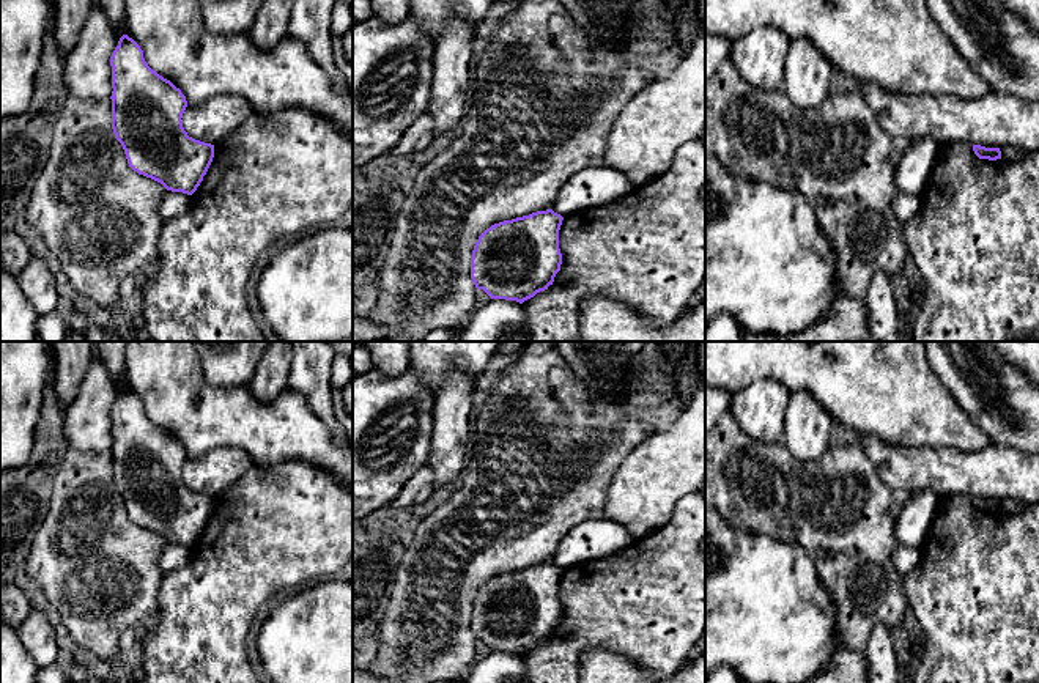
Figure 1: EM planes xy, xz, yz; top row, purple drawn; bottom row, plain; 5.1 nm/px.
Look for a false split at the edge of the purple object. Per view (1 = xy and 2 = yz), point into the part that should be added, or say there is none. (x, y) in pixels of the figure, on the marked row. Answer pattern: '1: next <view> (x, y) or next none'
1: next none
2: next none

